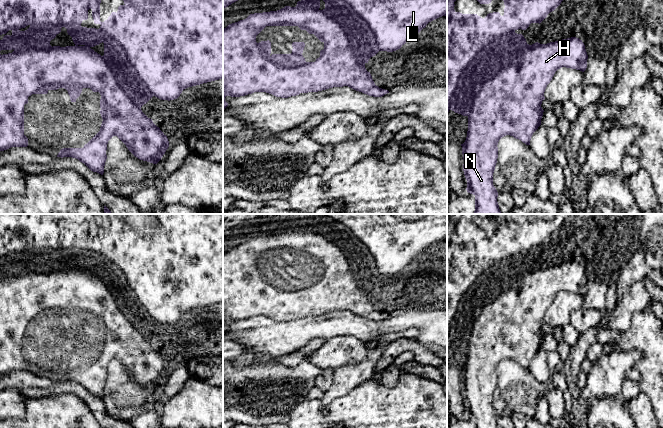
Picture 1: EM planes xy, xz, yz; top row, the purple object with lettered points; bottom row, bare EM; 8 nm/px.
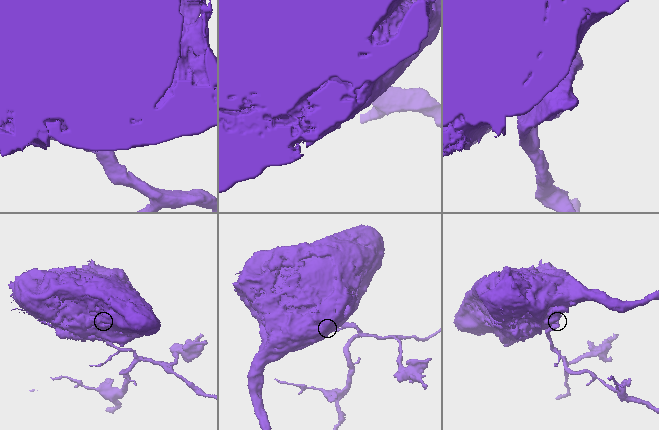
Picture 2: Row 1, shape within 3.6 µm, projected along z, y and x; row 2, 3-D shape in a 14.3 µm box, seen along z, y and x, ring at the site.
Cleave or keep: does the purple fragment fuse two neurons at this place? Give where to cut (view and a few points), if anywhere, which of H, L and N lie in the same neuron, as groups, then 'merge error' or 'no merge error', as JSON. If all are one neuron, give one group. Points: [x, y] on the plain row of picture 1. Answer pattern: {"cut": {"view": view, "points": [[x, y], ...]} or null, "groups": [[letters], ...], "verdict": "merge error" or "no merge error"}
{"cut": {"view": "xz", "points": [[296, 230], [345, 258], [349, 288], [378, 312]]}, "groups": [["H", "L"], ["N"]], "verdict": "merge error"}

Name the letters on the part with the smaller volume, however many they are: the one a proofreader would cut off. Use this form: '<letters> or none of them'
N

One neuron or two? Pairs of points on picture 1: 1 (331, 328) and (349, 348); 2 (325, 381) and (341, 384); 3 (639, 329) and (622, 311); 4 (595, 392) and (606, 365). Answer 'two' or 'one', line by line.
1: two
2: two
3: two
4: one

